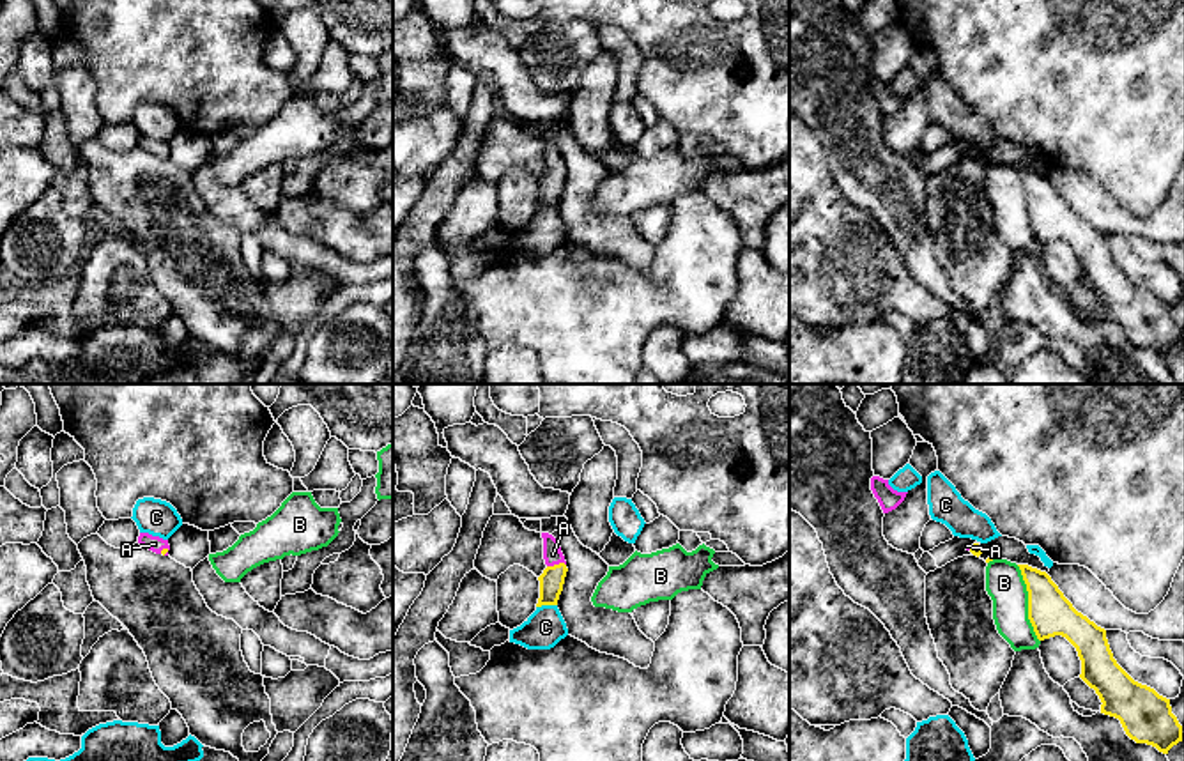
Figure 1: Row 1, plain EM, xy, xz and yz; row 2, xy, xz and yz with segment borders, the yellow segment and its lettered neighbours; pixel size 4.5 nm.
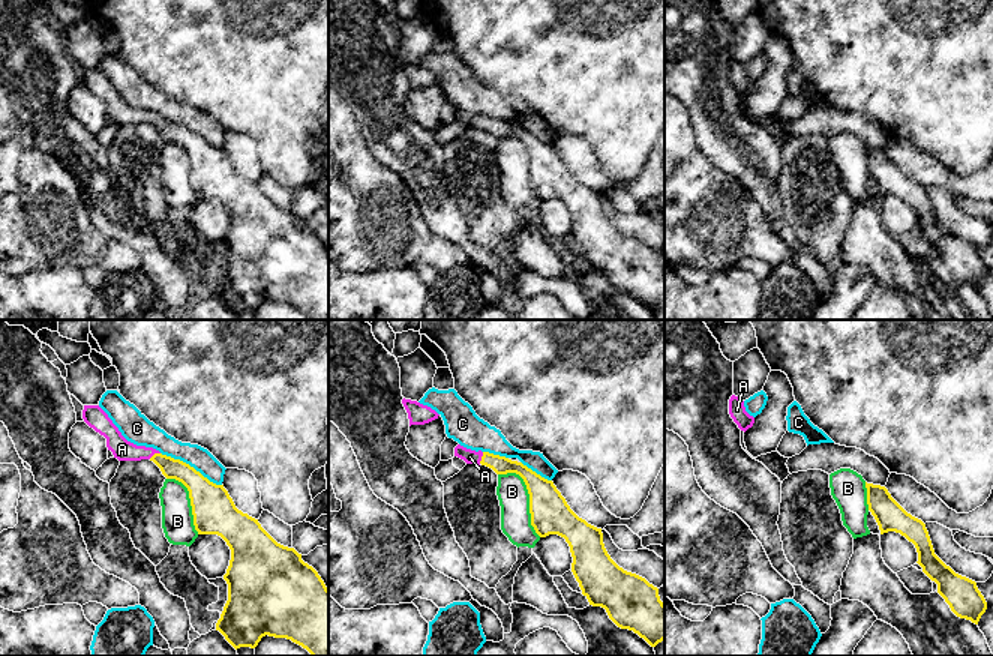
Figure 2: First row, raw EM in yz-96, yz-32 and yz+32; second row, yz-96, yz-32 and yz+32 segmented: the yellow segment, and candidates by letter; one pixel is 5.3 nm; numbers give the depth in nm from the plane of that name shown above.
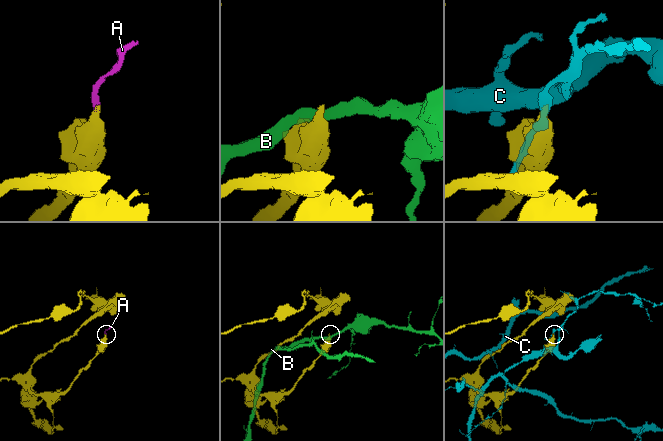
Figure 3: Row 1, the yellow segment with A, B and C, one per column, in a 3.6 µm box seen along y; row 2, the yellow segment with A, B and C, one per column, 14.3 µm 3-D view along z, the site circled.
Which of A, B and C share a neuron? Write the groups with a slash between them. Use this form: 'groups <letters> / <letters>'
groups A / B / C

